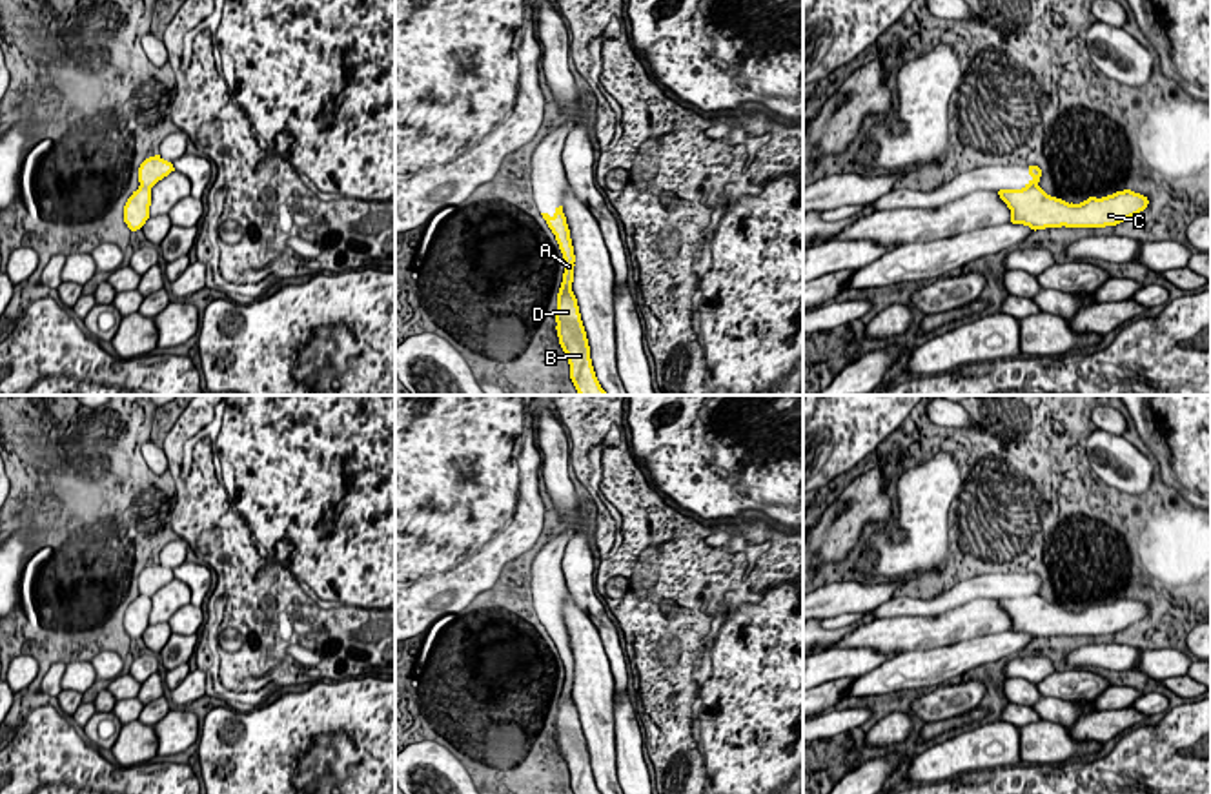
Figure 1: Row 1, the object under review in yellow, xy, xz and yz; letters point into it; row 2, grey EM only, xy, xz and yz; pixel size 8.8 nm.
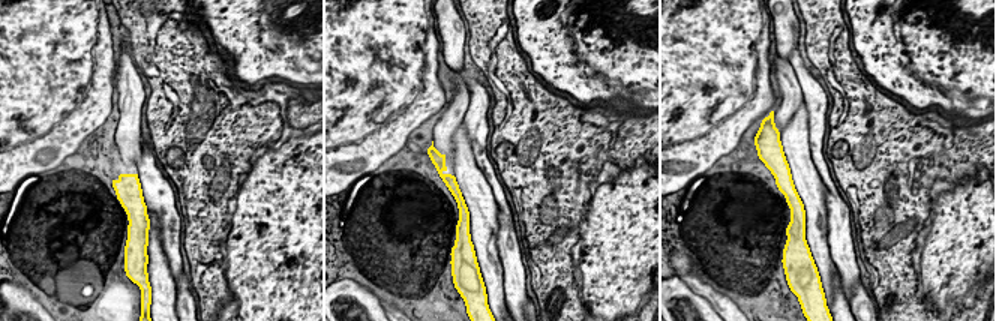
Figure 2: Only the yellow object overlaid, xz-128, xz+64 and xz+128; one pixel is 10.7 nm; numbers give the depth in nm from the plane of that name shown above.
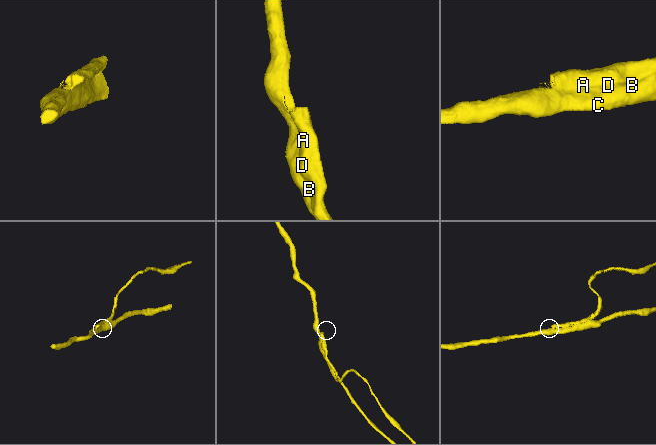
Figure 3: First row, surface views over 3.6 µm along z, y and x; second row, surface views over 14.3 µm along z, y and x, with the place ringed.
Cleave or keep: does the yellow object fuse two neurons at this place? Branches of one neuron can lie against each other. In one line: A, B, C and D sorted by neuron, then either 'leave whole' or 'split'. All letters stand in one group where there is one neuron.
A / B C D; split

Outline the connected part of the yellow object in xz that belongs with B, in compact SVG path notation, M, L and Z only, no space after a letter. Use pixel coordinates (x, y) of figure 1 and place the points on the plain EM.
M561 690L557 701L555 738L559 752L568 765L570 787L574 794L601 794L590 767L590 754L581 728L577 707Z

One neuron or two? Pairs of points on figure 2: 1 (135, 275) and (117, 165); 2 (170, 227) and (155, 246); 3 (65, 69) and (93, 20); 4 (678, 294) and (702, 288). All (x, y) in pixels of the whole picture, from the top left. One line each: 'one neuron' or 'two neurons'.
1: one neuron
2: two neurons
3: one neuron
4: two neurons

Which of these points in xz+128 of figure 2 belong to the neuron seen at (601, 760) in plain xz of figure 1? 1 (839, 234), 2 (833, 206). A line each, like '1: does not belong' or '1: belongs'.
1: does not belong
2: does not belong

